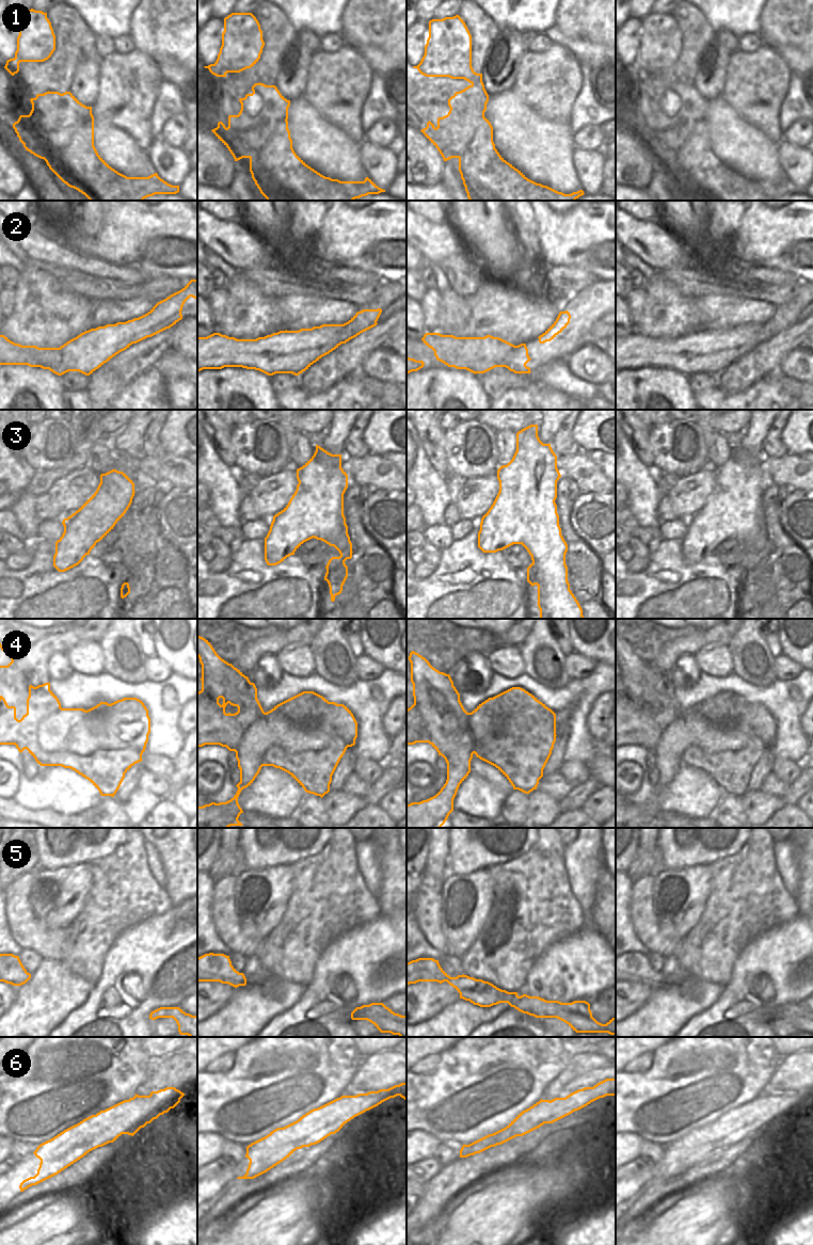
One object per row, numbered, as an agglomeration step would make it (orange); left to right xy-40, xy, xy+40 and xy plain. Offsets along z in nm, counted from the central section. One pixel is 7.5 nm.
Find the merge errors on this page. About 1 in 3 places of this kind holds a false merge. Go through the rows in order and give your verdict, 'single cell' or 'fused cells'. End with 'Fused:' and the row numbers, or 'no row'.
1: fused cells
2: fused cells
3: single cell
4: fused cells
5: single cell
6: fused cells
Fused: 1, 2, 4, 6

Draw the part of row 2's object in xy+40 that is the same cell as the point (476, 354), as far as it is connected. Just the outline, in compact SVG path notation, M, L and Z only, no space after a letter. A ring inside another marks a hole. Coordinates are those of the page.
M426 333L424 344L434 351L437 361L448 367L484 373L507 363L514 373L530 373L526 364L531 360L526 344L514 346L499 337L456 337Z

